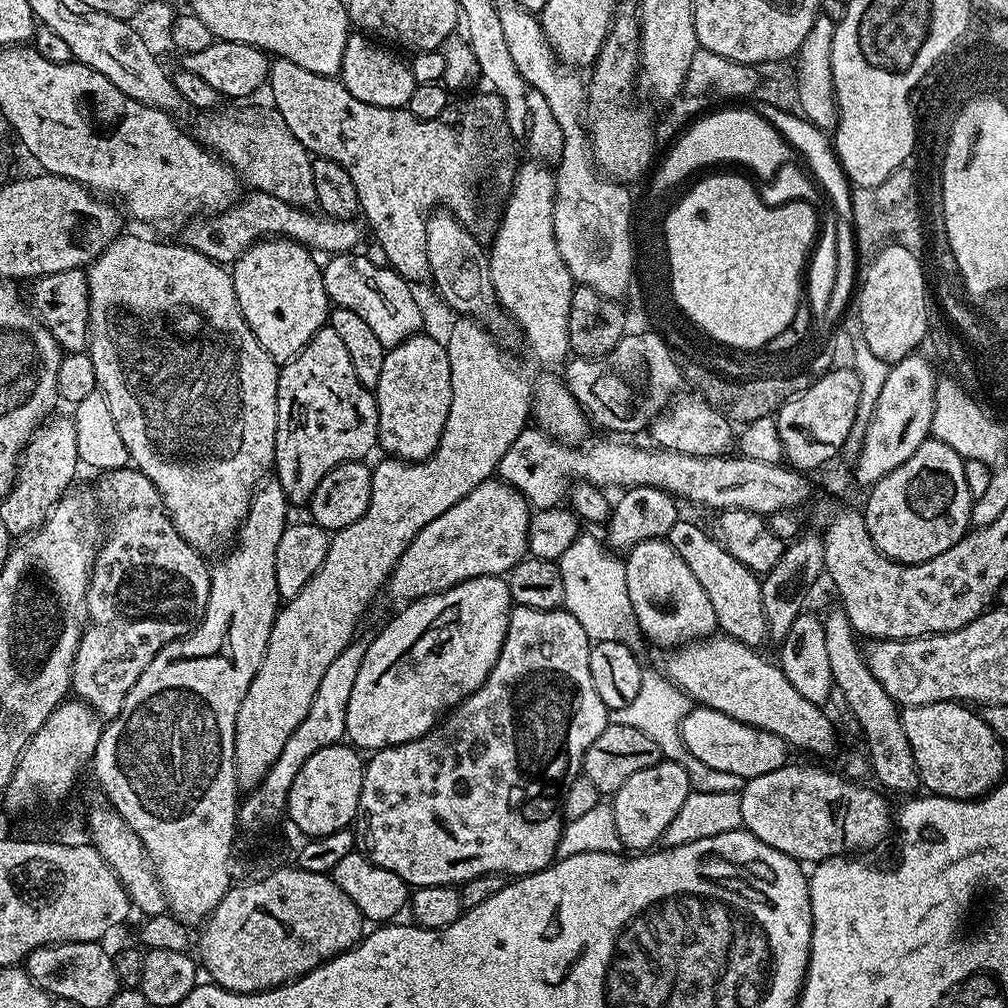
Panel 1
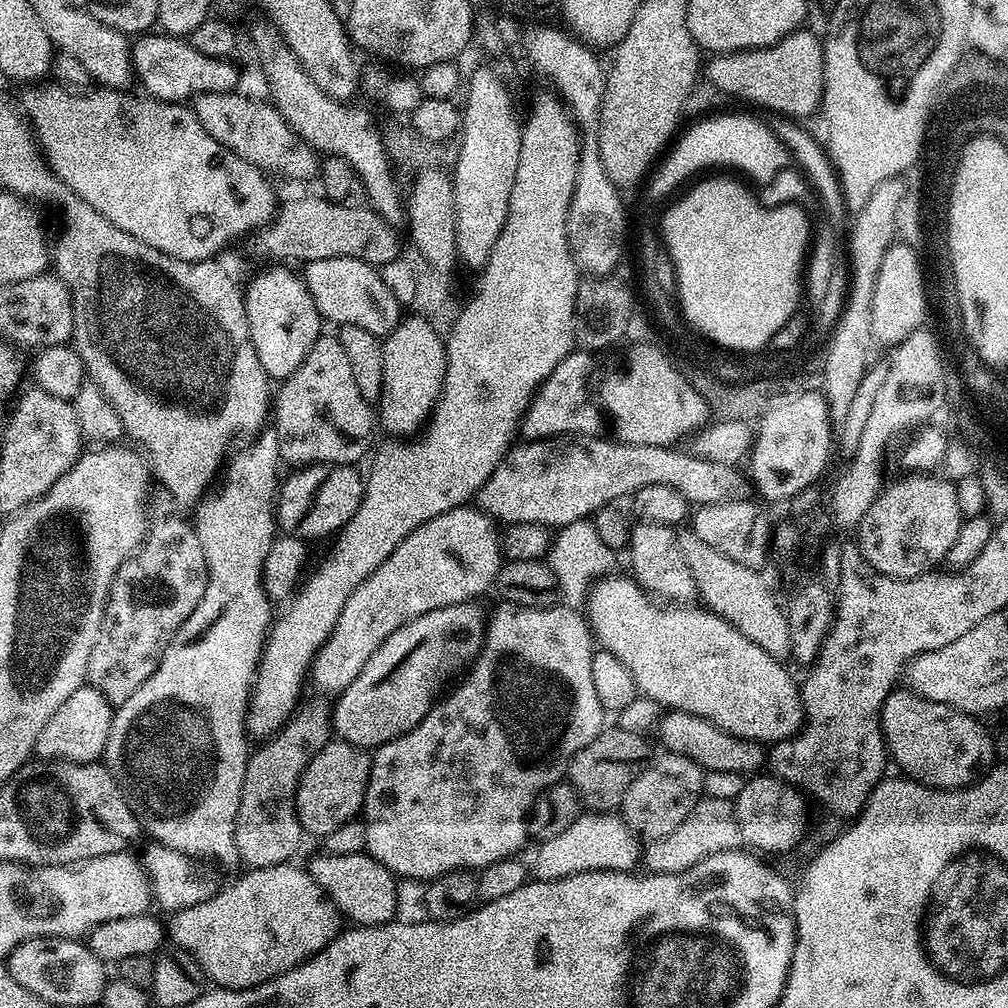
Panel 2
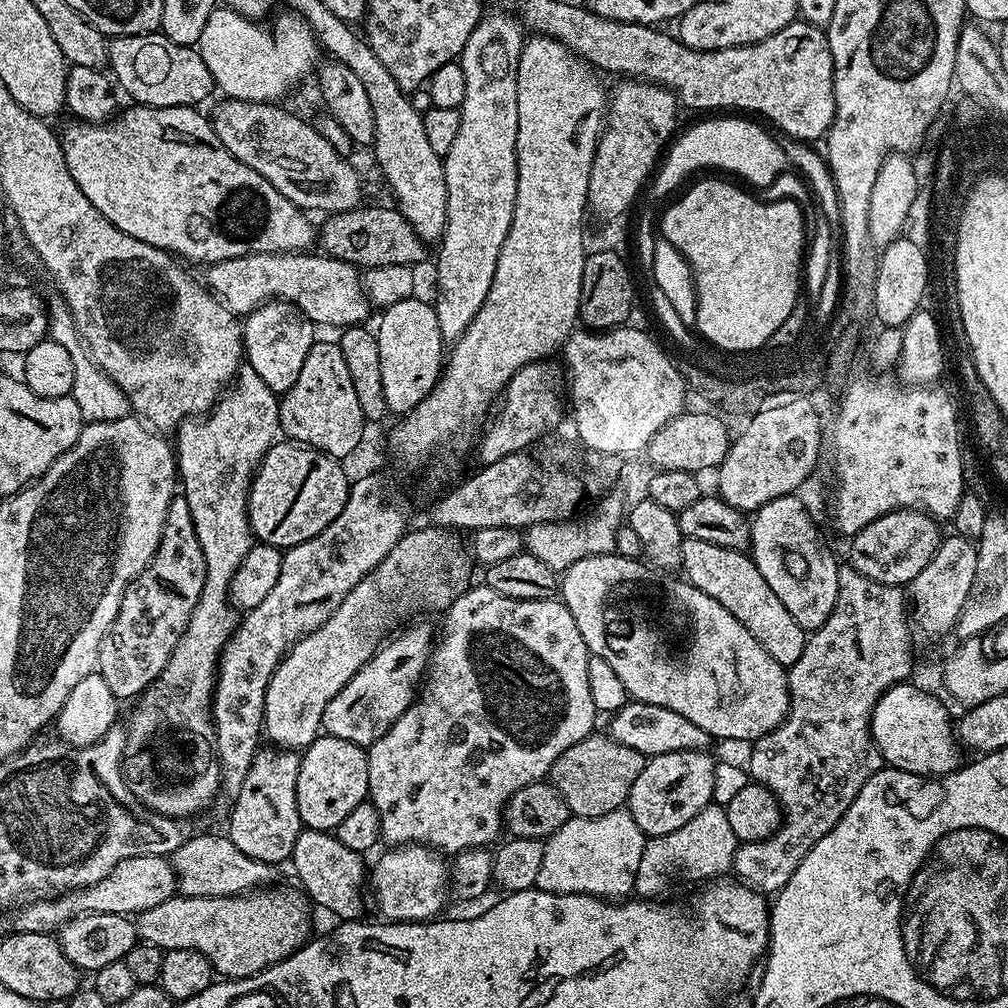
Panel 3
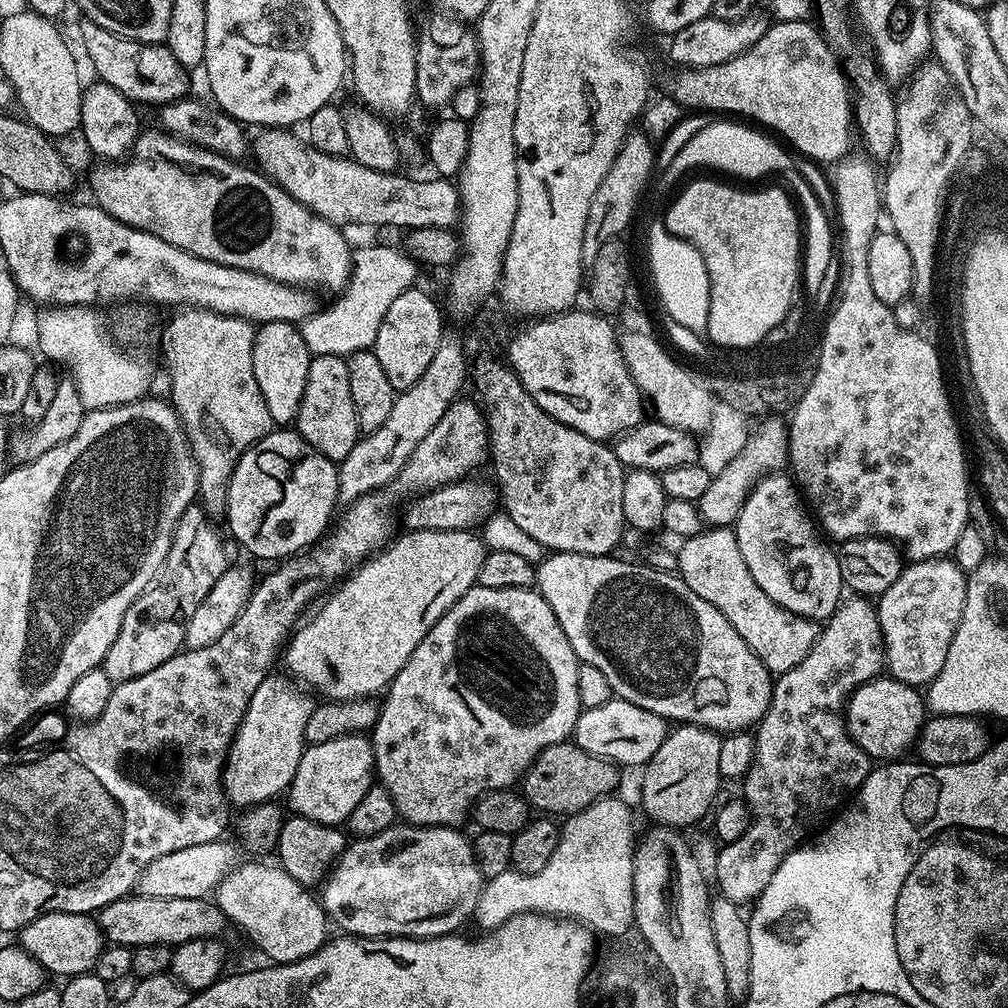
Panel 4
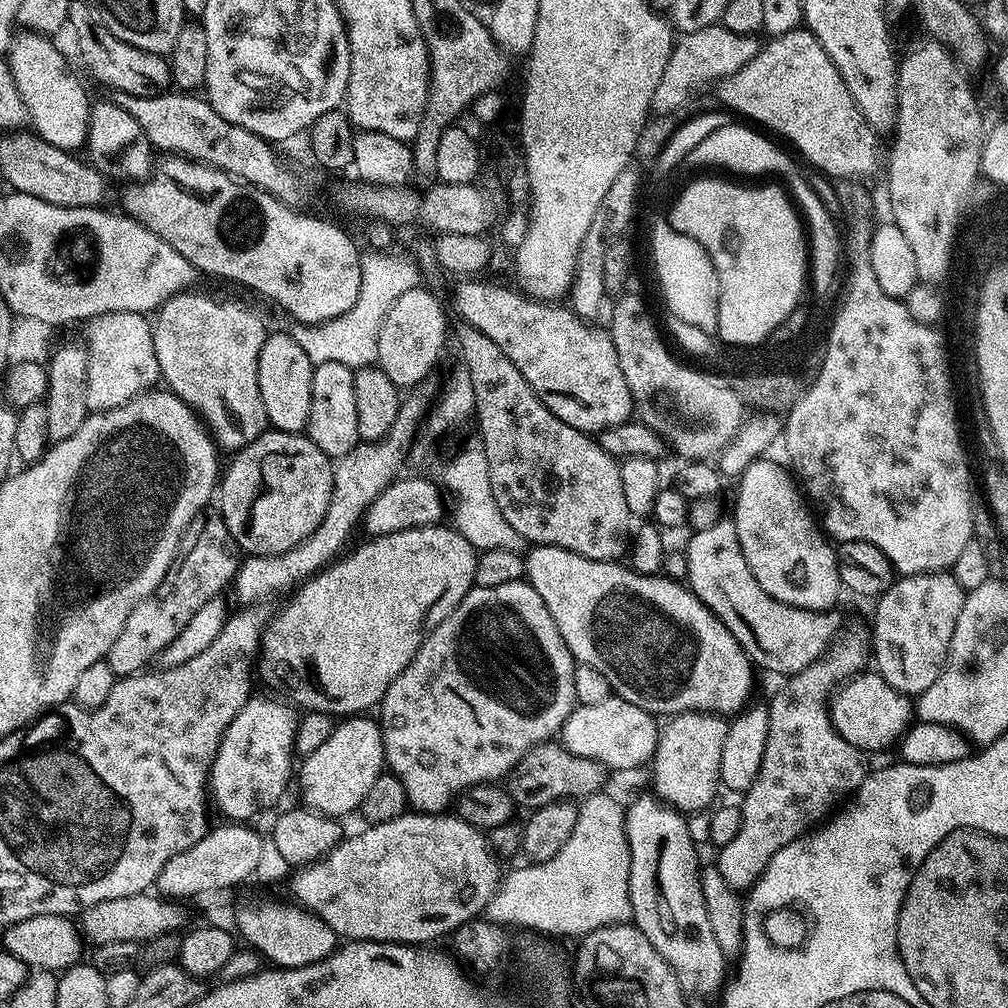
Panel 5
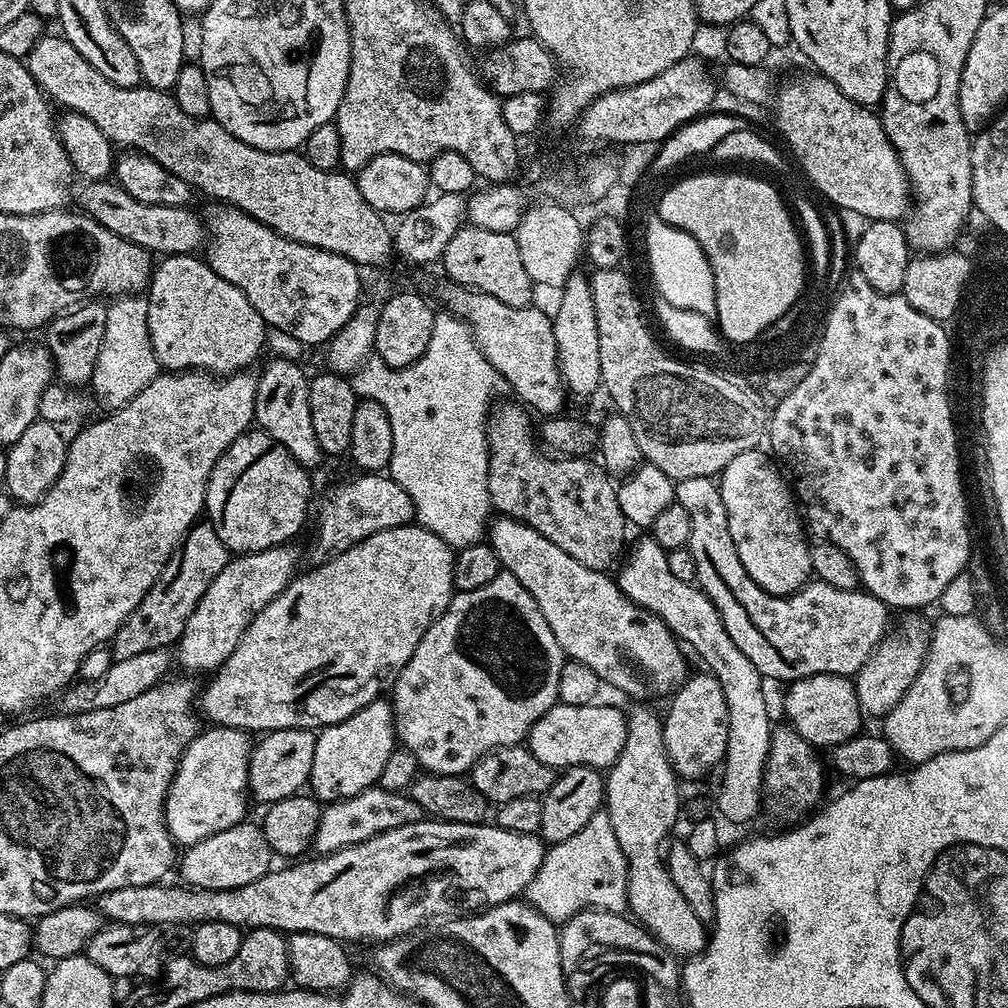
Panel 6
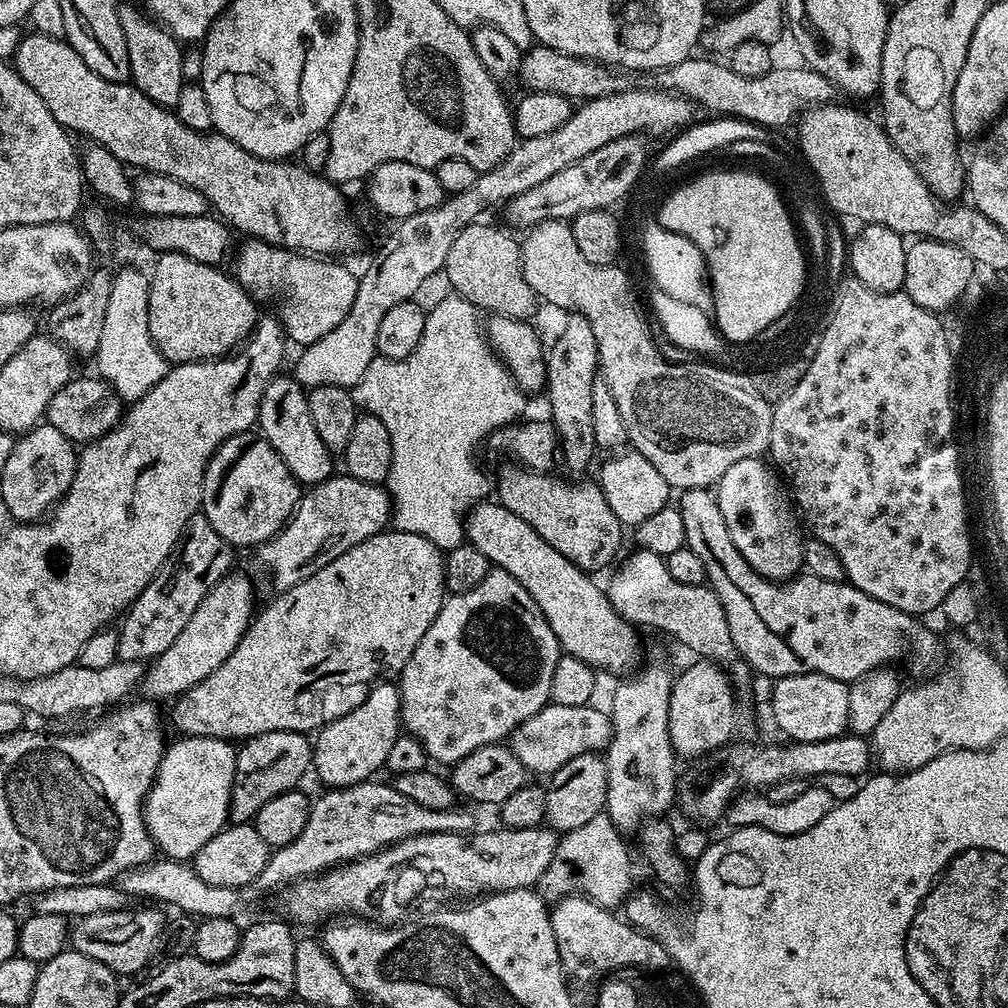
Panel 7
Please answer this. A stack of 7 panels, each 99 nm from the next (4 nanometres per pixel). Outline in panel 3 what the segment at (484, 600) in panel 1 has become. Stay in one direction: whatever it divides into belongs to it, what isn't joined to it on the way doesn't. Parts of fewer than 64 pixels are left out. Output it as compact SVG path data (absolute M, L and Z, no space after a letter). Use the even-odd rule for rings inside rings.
M416 624L401 636L395 636L381 644L362 670L358 670L358 674L354 674L354 678L350 678L334 698L330 698L330 706L326 706L322 714L322 728L327 735L361 746L373 744L386 734L386 730L390 730L390 726L394 726L394 722L398 722L398 718L402 718L404 711L417 699L432 658L434 632L432 636L428 624Z

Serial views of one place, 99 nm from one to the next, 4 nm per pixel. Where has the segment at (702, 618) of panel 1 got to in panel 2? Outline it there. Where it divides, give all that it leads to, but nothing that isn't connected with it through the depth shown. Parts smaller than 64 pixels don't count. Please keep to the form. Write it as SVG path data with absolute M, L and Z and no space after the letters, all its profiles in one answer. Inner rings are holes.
M638 522L631 527L630 552L631 575L644 591L653 597L673 602L687 603L697 597L696 583L686 560L682 558L678 534L666 524Z

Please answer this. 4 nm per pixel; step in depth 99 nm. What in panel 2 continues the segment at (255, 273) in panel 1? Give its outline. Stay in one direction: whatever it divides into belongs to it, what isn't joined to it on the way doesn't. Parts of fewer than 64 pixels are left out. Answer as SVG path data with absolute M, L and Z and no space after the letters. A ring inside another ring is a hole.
M268 266L265 272L260 272L248 288L243 289L244 305L246 306L246 322L250 326L250 338L254 342L254 350L258 354L258 362L262 362L262 370L266 370L269 381L283 382L310 354L314 342L322 335L322 317L310 290L304 284L303 275L291 272L288 266Z

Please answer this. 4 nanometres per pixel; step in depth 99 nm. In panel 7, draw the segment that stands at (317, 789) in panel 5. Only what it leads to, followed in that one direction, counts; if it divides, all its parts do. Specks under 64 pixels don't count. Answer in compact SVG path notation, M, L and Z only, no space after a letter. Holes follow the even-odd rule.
M380 682L375 686L369 687L367 692L368 697L357 708L349 707L337 720L329 720L323 728L319 729L317 736L320 737L315 737L312 754L314 772L316 768L321 782L328 784L324 786L327 786L329 789L349 788L352 784L362 784L369 778L375 777L372 775L379 768L383 769L387 765L390 746L394 746L397 736L401 735L399 687L392 682Z

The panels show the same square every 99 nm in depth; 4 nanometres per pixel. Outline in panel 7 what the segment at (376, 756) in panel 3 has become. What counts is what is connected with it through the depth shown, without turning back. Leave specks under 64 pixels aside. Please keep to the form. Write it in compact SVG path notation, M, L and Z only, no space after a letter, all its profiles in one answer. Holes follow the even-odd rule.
M489 567L486 578L482 578L482 582L478 582L478 586L474 586L474 590L463 592L457 596L449 595L441 603L434 622L430 622L430 630L426 630L426 634L422 634L422 642L418 642L414 654L410 654L406 666L399 672L400 722L403 731L415 736L431 759L433 756L434 759L441 760L445 766L457 764L459 760L466 758L474 750L495 745L497 742L503 741L500 740L503 736L504 739L511 737L519 724L525 724L531 716L538 714L546 707L549 703L549 680L553 677L554 666L560 660L561 655L562 649L556 640L554 630L550 630L542 610L534 602L531 594L504 568Z

